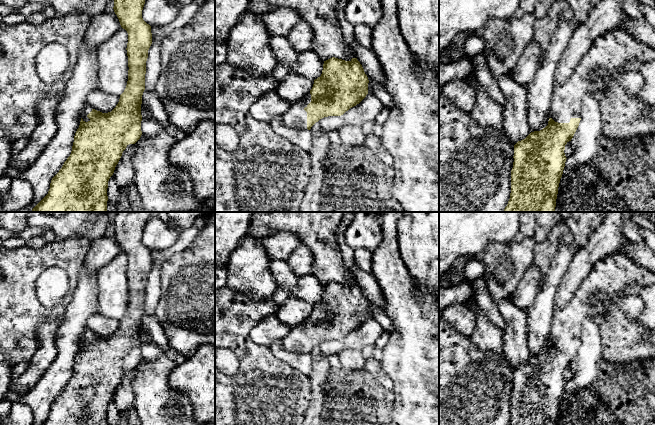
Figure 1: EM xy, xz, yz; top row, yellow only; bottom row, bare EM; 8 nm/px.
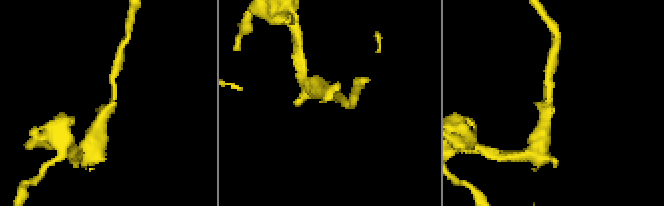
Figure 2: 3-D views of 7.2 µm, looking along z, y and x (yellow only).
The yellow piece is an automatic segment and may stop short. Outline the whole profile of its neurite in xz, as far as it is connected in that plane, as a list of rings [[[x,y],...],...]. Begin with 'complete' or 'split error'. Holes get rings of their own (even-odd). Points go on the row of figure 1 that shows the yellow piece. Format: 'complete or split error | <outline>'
split error | [[[332,57],[324,61],[322,74],[314,80],[310,92],[291,104],[282,122],[290,129],[310,130],[324,117],[341,116],[366,97],[368,83],[357,58],[345,61]]]

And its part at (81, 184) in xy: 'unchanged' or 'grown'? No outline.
grown

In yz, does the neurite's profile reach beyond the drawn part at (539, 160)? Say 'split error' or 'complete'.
split error

